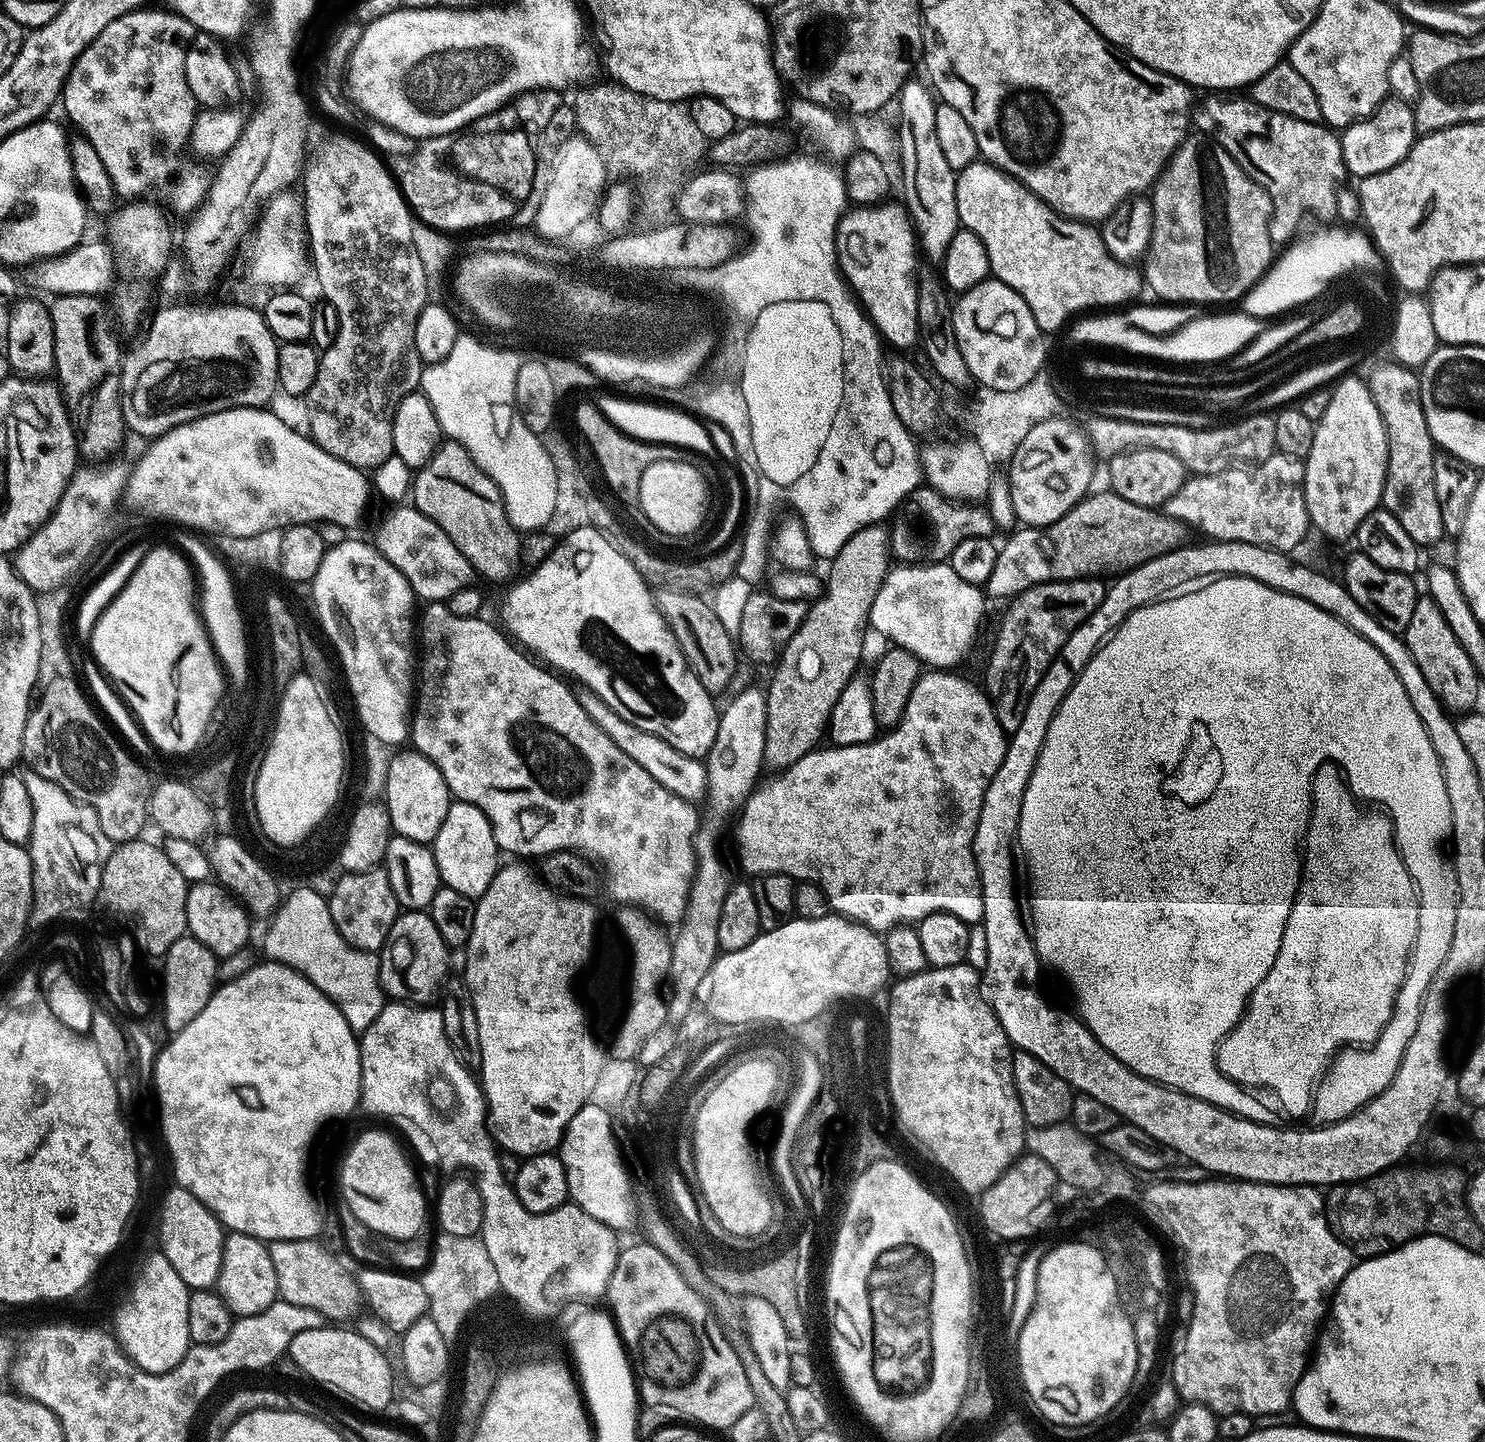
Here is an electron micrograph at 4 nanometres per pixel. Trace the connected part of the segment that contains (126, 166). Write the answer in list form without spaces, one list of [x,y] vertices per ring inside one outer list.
[[[145,6],[135,12],[126,14],[122,18],[118,18],[114,22],[110,22],[110,26],[106,26],[106,30],[102,30],[102,34],[98,34],[98,38],[94,38],[94,42],[90,42],[90,46],[86,46],[86,50],[82,50],[82,54],[74,62],[74,66],[68,75],[66,91],[62,96],[62,105],[64,104],[65,110],[68,111],[69,118],[84,131],[81,132],[83,139],[88,140],[90,146],[94,146],[94,150],[98,150],[98,158],[102,158],[102,166],[106,166],[106,174],[110,174],[110,182],[114,182],[114,190],[116,191],[117,197],[151,198],[157,205],[167,209],[169,213],[177,212],[178,215],[185,215],[184,217],[187,217],[189,214],[195,213],[196,209],[207,200],[210,172],[208,174],[202,165],[195,164],[184,153],[184,147],[190,144],[192,140],[192,127],[196,122],[198,111],[194,94],[186,82],[186,49],[192,43],[194,29],[190,21],[180,16],[176,11],[165,11],[163,12],[160,8]]]

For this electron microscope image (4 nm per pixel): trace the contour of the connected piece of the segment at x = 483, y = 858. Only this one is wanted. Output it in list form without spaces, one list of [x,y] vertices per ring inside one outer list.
[[[461,800],[449,803],[442,830],[438,830],[430,847],[436,859],[441,885],[473,898],[486,894],[486,886],[490,886],[496,877],[496,869],[502,864],[502,853],[496,846],[492,823],[486,814],[482,814],[482,810],[478,810],[478,806]]]

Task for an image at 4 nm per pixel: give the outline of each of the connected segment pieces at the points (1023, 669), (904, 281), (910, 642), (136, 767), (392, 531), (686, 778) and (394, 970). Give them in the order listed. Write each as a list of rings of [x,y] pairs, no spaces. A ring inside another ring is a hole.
[[[1100,578],[1051,580],[1018,593],[1005,607],[1009,608],[1000,620],[1000,630],[992,644],[992,653],[988,656],[988,669],[984,672],[982,687],[988,694],[988,701],[992,703],[992,709],[998,718],[998,726],[1002,726],[1006,734],[1018,730],[1026,714],[1026,702],[1030,702],[1030,694],[1034,694],[1034,686],[1042,682],[1042,674],[1046,674],[1050,662],[1054,662],[1062,646],[1066,646],[1066,638],[1070,638],[1070,634],[1074,634],[1074,630],[1078,630],[1078,626],[1082,626],[1082,622],[1086,622],[1090,614],[1094,614],[1098,602],[1102,602],[1106,587],[1105,581],[1102,581]]]
[[[892,203],[845,211],[836,228],[836,258],[848,287],[868,313],[881,341],[887,347],[915,349],[920,339],[916,301],[918,241],[903,203]]]
[[[904,562],[899,565],[901,568],[893,567],[889,571],[888,576],[882,582],[882,586],[878,590],[878,594],[874,598],[872,603],[872,609],[868,615],[870,621],[871,631],[876,631],[878,635],[885,636],[888,639],[887,643],[889,645],[905,648],[910,650],[912,654],[918,657],[921,665],[927,666],[932,670],[952,670],[957,666],[956,663],[967,654],[972,648],[972,642],[976,638],[976,631],[980,628],[980,619],[984,616],[984,600],[986,601],[986,596],[983,591],[977,585],[966,582],[963,578],[958,578],[958,574],[954,574],[951,563],[948,562]]]
[[[60,674],[43,688],[28,713],[23,763],[42,778],[62,786],[78,803],[89,804],[98,814],[98,822],[102,822],[102,834],[113,845],[137,839],[144,824],[149,823],[148,800],[154,787],[141,761],[117,739],[83,687]]]
[[[404,506],[389,507],[392,509],[381,518],[374,547],[400,571],[419,599],[421,596],[424,602],[447,602],[455,592],[473,583],[472,563],[454,542],[450,542],[446,530],[442,530],[438,522],[426,518],[415,506],[400,507]]]
[[[581,691],[579,698],[580,705],[584,707],[586,714],[590,714],[590,718],[594,718],[596,725],[602,730],[606,730],[606,734],[610,734],[614,744],[624,754],[630,754],[630,758],[634,758],[634,762],[638,762],[638,766],[642,766],[642,770],[646,770],[646,774],[650,774],[650,778],[654,778],[654,782],[662,782],[662,786],[666,786],[666,790],[678,794],[678,798],[683,800],[700,802],[700,799],[705,799],[708,784],[703,759],[682,754],[682,750],[674,750],[674,746],[670,746],[670,742],[666,742],[646,730],[638,730],[638,726],[634,726],[634,722],[626,722],[626,718],[618,718],[618,714],[614,714],[614,710],[610,710],[610,706],[606,706],[593,692]]]
[[[404,910],[397,916],[388,943],[379,953],[380,984],[393,1001],[427,1005],[436,996],[448,972],[448,944],[438,934],[432,917],[424,910]]]

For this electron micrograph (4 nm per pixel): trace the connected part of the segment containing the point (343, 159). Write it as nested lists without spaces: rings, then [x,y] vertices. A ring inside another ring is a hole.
[[[313,127],[311,129],[310,135],[308,137],[308,143],[306,148],[306,159],[302,165],[302,185],[304,184],[304,192],[302,191],[302,199],[304,201],[304,215],[307,218],[308,222],[308,239],[310,241],[310,264],[314,269],[314,276],[316,272],[316,280],[320,283],[320,292],[325,301],[334,306],[334,310],[338,310],[338,312],[342,312],[342,314],[338,314],[338,316],[342,316],[342,318],[338,318],[338,322],[340,325],[338,326],[338,338],[334,338],[334,342],[329,348],[323,349],[319,353],[320,357],[320,365],[317,368],[317,377],[314,378],[313,385],[310,386],[308,393],[306,395],[306,401],[308,401],[308,424],[312,427],[312,432],[310,431],[311,439],[315,440],[316,445],[322,450],[326,450],[330,454],[334,454],[334,458],[338,458],[342,462],[346,462],[350,466],[354,466],[355,468],[361,470],[369,470],[368,468],[372,468],[371,470],[379,469],[380,465],[386,463],[393,456],[392,450],[392,431],[394,430],[394,410],[398,410],[398,402],[402,402],[402,398],[406,398],[406,394],[410,394],[411,392],[417,391],[420,386],[420,374],[422,371],[422,361],[420,355],[418,354],[418,346],[414,344],[414,326],[418,326],[418,314],[422,314],[422,310],[424,309],[424,305],[429,303],[429,296],[427,294],[427,286],[426,286],[426,273],[422,266],[422,261],[418,258],[418,253],[414,248],[414,240],[411,237],[412,225],[414,223],[414,215],[411,208],[409,208],[407,201],[405,200],[403,194],[400,192],[400,187],[396,182],[393,173],[390,171],[389,165],[384,165],[383,159],[363,139],[355,140],[352,136],[347,136],[344,132],[335,132],[332,128],[316,128]],[[360,238],[374,238],[374,246],[356,246],[356,244],[360,244],[360,242],[356,242],[356,240],[360,240]]]

